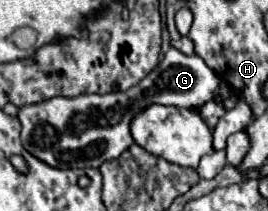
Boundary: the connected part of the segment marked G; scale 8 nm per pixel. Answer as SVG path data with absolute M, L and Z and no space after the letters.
M171 46L157 68L127 92L109 92L103 96L83 94L77 98L57 96L39 104L21 106L21 144L29 154L53 168L99 168L103 162L117 158L133 144L129 124L135 112L141 112L153 102L181 108L201 108L211 100L217 86L219 76L215 76L215 72L211 72L199 56L185 56Z

